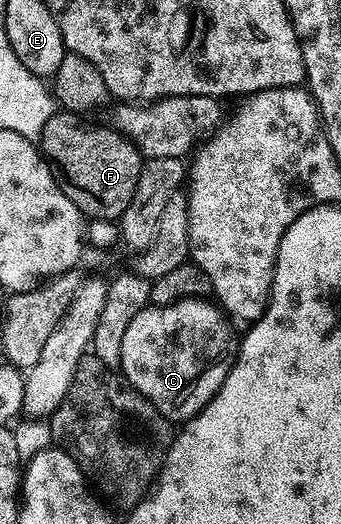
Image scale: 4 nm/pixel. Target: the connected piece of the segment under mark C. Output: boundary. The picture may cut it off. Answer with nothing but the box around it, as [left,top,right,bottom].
[120,298,240,425]

